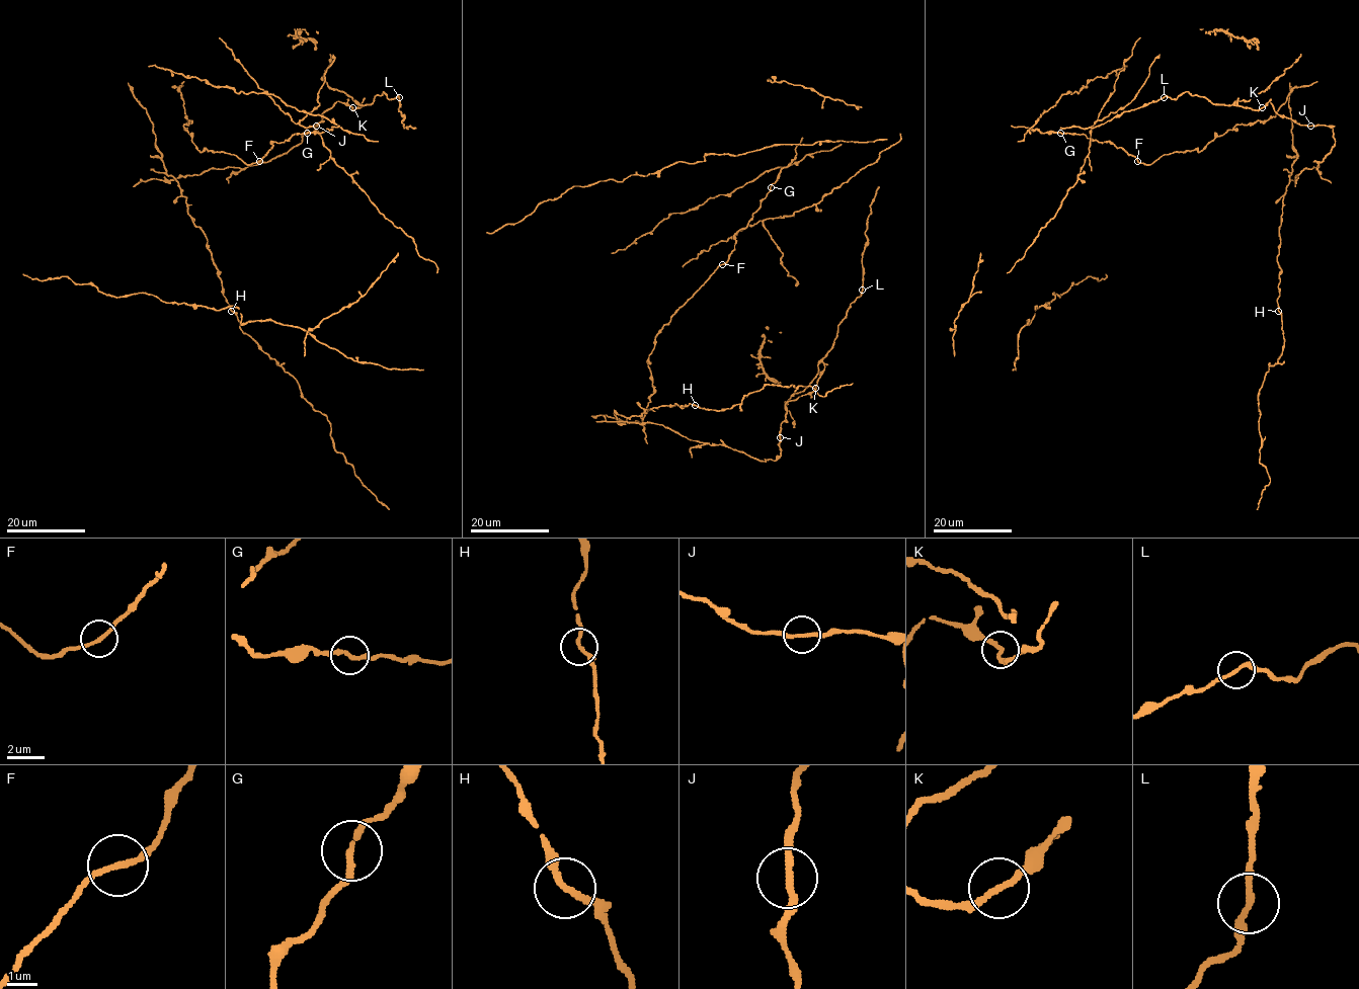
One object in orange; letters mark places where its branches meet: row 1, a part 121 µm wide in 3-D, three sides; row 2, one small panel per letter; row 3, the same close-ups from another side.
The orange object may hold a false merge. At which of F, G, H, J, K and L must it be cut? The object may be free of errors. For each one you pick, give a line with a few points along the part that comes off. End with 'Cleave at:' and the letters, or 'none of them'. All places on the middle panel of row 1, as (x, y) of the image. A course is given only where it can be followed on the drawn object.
Cleave at: none of them

